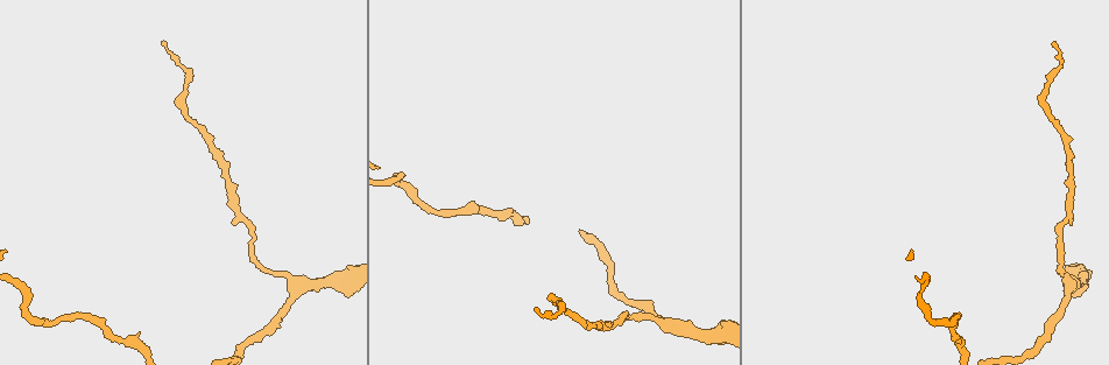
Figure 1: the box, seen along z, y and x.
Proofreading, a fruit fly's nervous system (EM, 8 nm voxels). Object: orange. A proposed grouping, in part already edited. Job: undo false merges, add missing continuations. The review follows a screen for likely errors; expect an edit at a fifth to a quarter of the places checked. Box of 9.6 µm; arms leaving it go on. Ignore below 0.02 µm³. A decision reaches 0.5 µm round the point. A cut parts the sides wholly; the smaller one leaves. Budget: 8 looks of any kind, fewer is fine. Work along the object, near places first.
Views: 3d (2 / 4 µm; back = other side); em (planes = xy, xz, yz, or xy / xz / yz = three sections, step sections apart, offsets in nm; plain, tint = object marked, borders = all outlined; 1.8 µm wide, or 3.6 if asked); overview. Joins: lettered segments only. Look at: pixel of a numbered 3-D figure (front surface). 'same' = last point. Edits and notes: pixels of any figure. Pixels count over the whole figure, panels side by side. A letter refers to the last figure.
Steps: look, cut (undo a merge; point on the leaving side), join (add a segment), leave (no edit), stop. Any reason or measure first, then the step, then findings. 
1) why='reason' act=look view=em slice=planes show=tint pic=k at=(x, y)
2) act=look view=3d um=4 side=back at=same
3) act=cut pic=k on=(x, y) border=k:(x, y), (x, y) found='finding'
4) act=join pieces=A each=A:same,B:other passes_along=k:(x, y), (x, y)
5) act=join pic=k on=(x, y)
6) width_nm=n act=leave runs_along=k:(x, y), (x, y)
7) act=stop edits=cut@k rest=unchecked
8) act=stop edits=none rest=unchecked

why='long arm stops here' act=look view=3d um=4 pic=1 at=(161, 44)

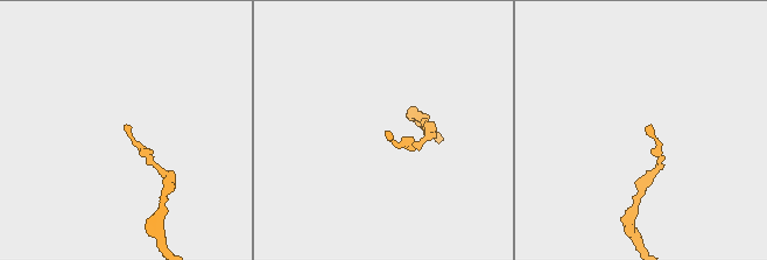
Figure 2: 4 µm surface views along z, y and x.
act=look view=em slice=planes show=borders pic=2 at=(125, 126)

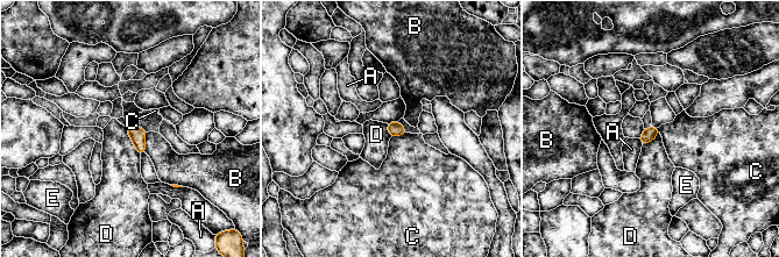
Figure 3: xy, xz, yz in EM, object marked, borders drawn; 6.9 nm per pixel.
width_nm=90 act=leave each=A:other,B:other,C:other,D:other,E:other found='no lettered segment goes on from it'

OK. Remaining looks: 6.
why='a fork' act=look view=em slice=planes show=tint pic=1 at=(673, 327)

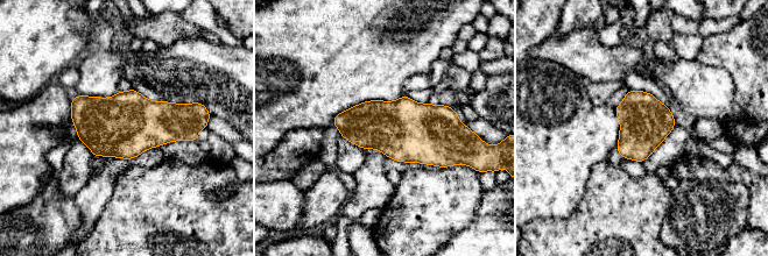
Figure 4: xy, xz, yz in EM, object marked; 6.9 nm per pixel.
act=look view=em slice=planes show=borders at=same

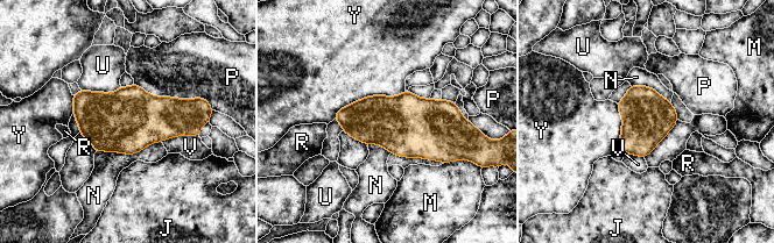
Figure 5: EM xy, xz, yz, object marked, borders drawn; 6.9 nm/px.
width_nm=360 act=leave each=J:other,M:other,N:other,P:other,R:other,U:other,V:other,Y:other border=5:(161, 141), (132, 154), (96, 152) found='all the same cell'

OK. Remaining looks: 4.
why='sharp bend' act=look view=3d um=2 pic=1 at=(27, 290)

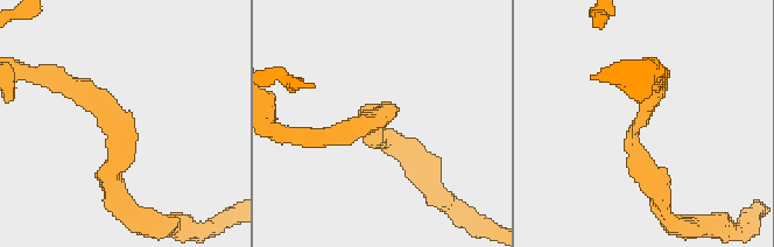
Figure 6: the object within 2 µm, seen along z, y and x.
why='now the EM' act=look view=em slice=xy step=8 show=tint pic=6 at=(118, 126)

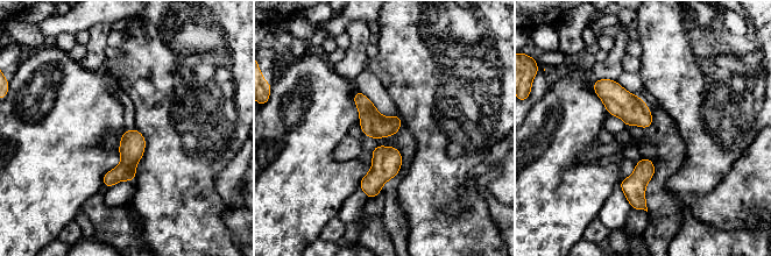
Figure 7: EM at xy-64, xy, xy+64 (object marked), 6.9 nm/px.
why='cut it another way' act=look view=em slice=planes show=borders at=same

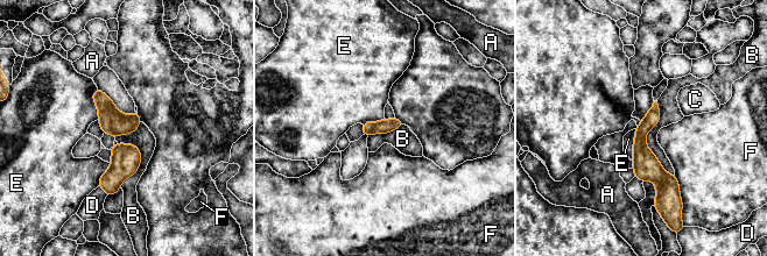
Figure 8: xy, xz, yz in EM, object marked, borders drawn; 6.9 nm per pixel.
width_nm=100 act=leave each=A:other,B:other,C:other,D:other,E:other,F:other runs_along=8:(655, 107), (640, 153), (659, 197) found='one cell here'

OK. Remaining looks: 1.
act=stop edits=none rest=unchecked

